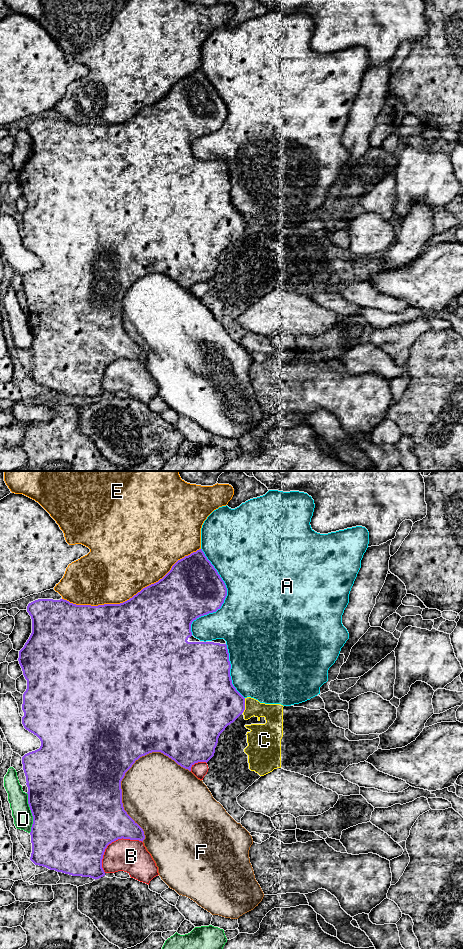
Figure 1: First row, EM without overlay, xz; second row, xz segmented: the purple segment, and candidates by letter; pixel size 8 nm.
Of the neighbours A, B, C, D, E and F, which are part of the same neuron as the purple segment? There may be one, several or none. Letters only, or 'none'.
none

